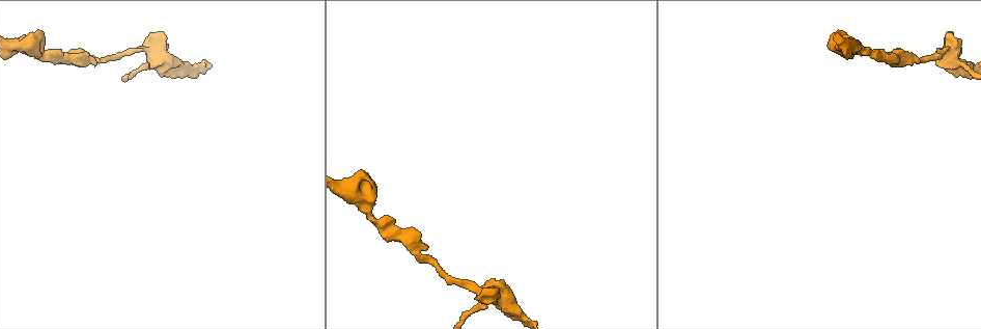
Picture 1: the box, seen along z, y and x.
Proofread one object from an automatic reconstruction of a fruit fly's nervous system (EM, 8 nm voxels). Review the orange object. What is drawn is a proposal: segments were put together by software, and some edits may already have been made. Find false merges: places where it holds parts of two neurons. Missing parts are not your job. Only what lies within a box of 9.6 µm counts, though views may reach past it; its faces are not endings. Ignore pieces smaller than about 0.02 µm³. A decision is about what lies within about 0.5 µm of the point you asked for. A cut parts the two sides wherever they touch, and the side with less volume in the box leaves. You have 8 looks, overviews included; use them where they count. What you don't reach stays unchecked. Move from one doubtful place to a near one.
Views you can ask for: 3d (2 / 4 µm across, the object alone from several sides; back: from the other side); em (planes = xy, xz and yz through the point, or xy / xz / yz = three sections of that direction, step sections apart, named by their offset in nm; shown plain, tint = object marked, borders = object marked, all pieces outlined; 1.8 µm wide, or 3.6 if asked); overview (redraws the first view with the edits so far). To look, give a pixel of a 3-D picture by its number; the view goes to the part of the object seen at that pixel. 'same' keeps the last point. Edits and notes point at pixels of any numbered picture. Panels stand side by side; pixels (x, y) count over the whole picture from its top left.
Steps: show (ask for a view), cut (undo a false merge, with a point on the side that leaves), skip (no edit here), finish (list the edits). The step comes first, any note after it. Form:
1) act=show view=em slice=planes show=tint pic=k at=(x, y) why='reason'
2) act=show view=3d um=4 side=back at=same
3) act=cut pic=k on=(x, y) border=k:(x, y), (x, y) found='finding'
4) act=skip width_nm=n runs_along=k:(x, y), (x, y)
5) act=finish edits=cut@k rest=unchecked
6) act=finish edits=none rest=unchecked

act=show view=em slice=xz step=16 show=tint pic=1 at=(950, 50) why='three-way junction'

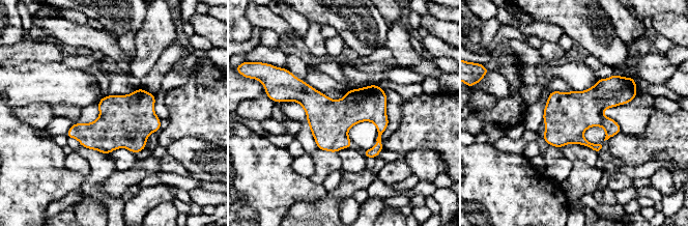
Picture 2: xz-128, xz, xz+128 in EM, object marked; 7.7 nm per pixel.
act=skip found='all the same neuron'

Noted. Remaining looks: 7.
act=show view=em slice=planes show=plain pic=1 at=(421, 259) why='calibre changes'

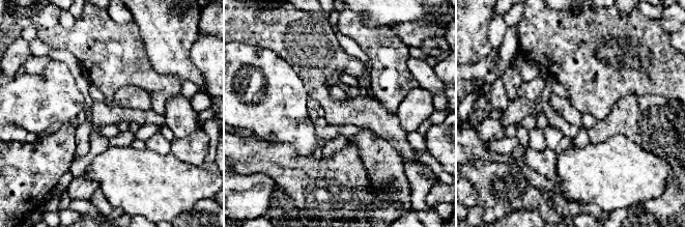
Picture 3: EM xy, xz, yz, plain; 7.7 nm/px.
act=show view=em slice=planes show=tint at=same

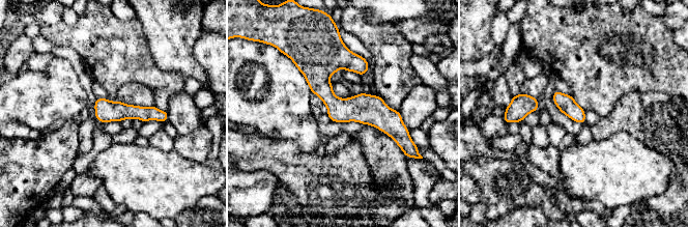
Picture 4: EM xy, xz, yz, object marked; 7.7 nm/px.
act=skip runs_along=4:(338, 50), (324, 91), (398, 140) found='continuous, no second neuron'

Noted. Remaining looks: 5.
act=show view=em slice=xy step=16 show=plain pic=1 at=(852, 44) why='arms part here'

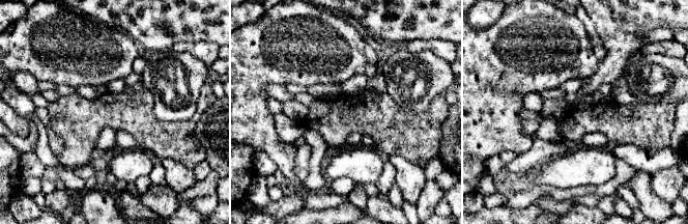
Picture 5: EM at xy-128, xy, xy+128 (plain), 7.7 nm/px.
act=show view=em slice=xy step=16 show=tint at=same

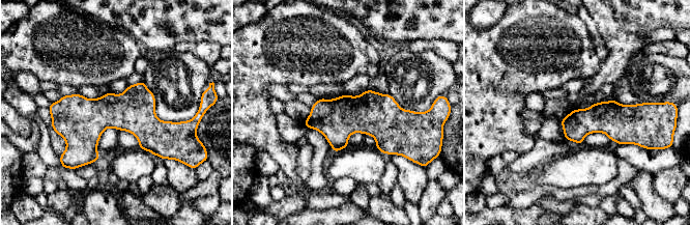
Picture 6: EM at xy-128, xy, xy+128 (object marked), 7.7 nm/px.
act=skip found='continuous, no second neuron'

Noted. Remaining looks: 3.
act=finish edits=none rest=unchecked

